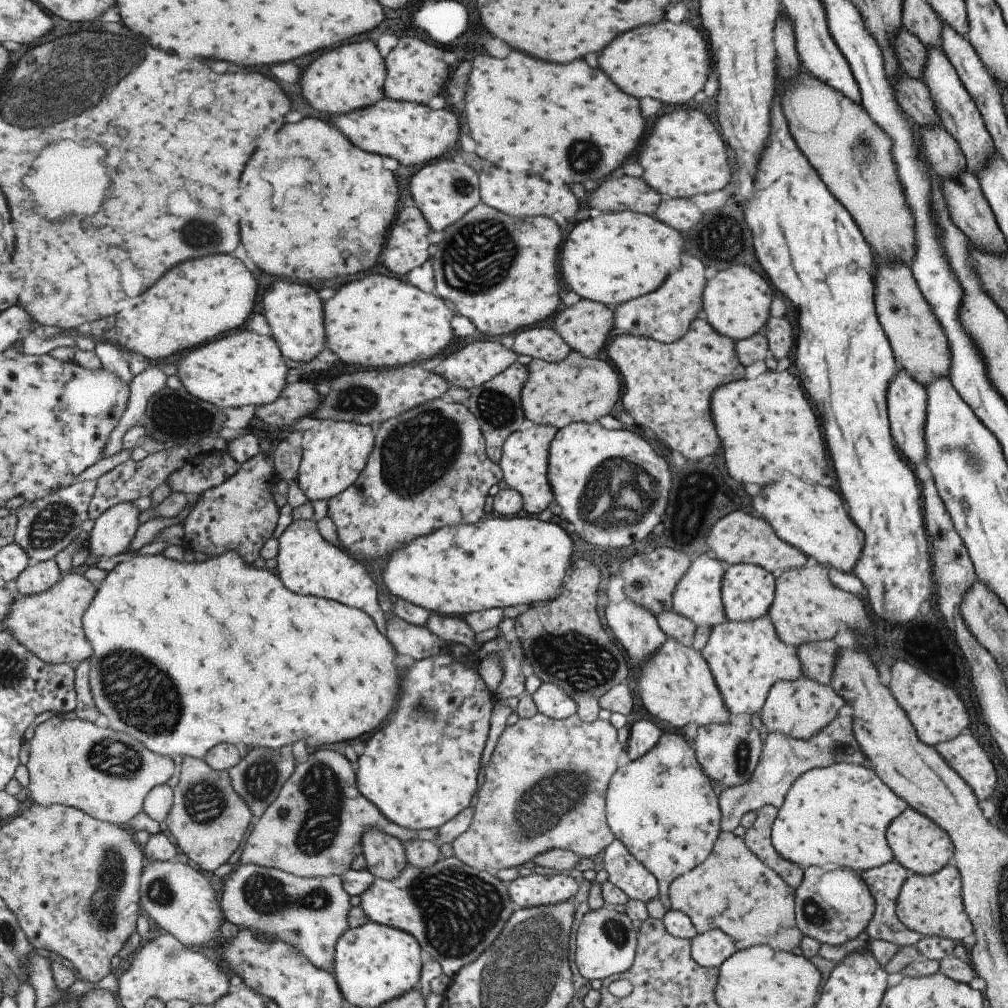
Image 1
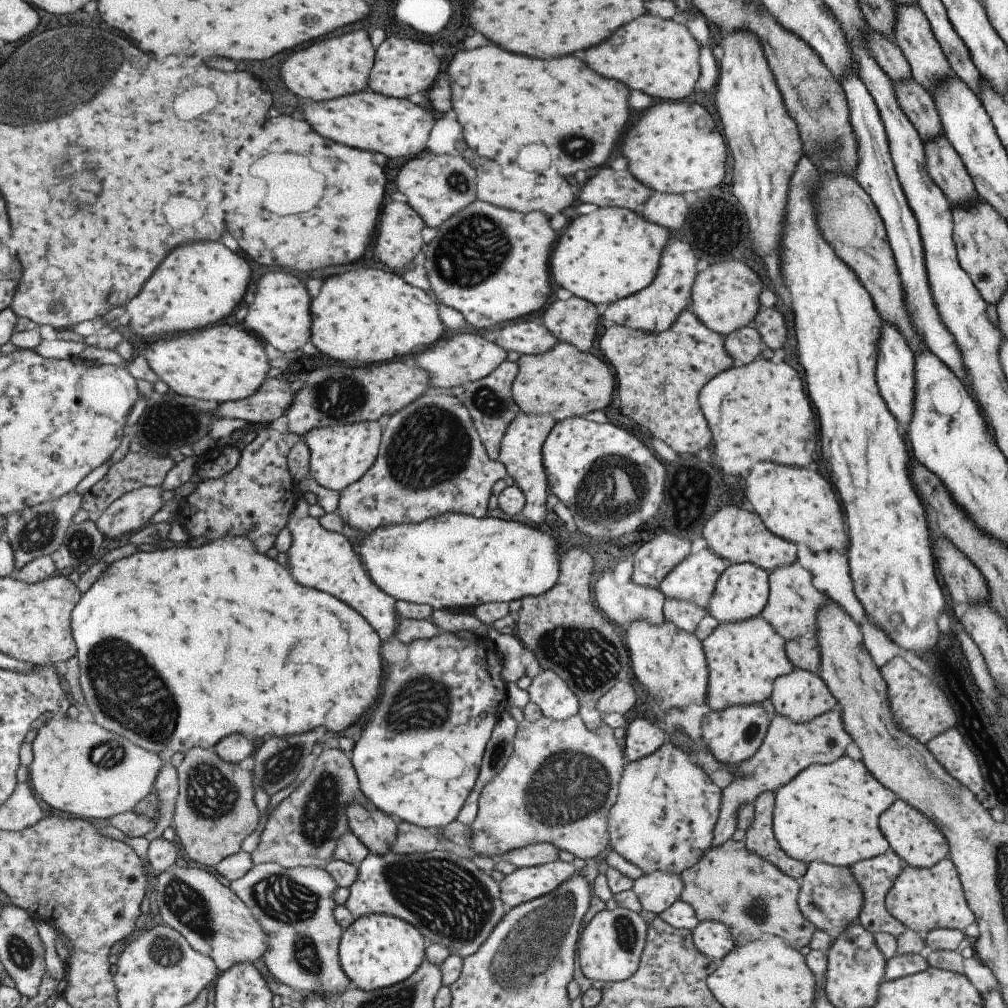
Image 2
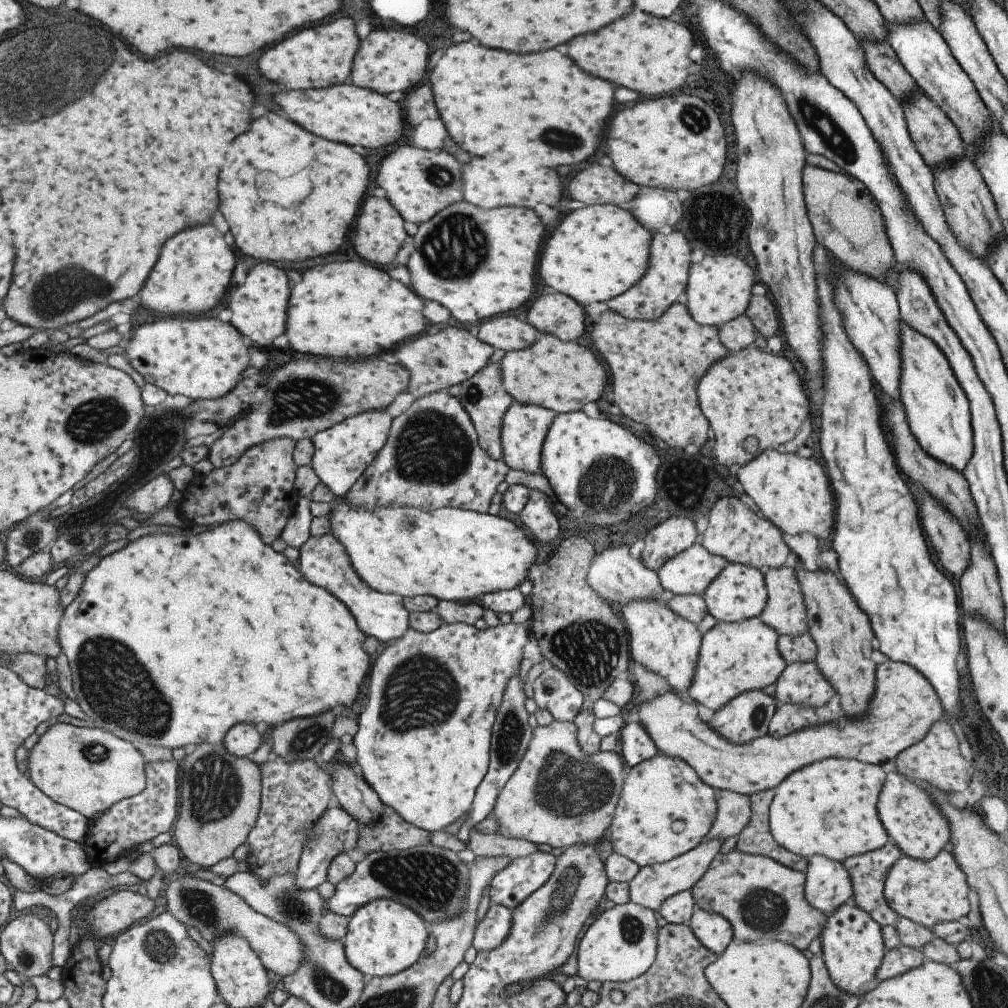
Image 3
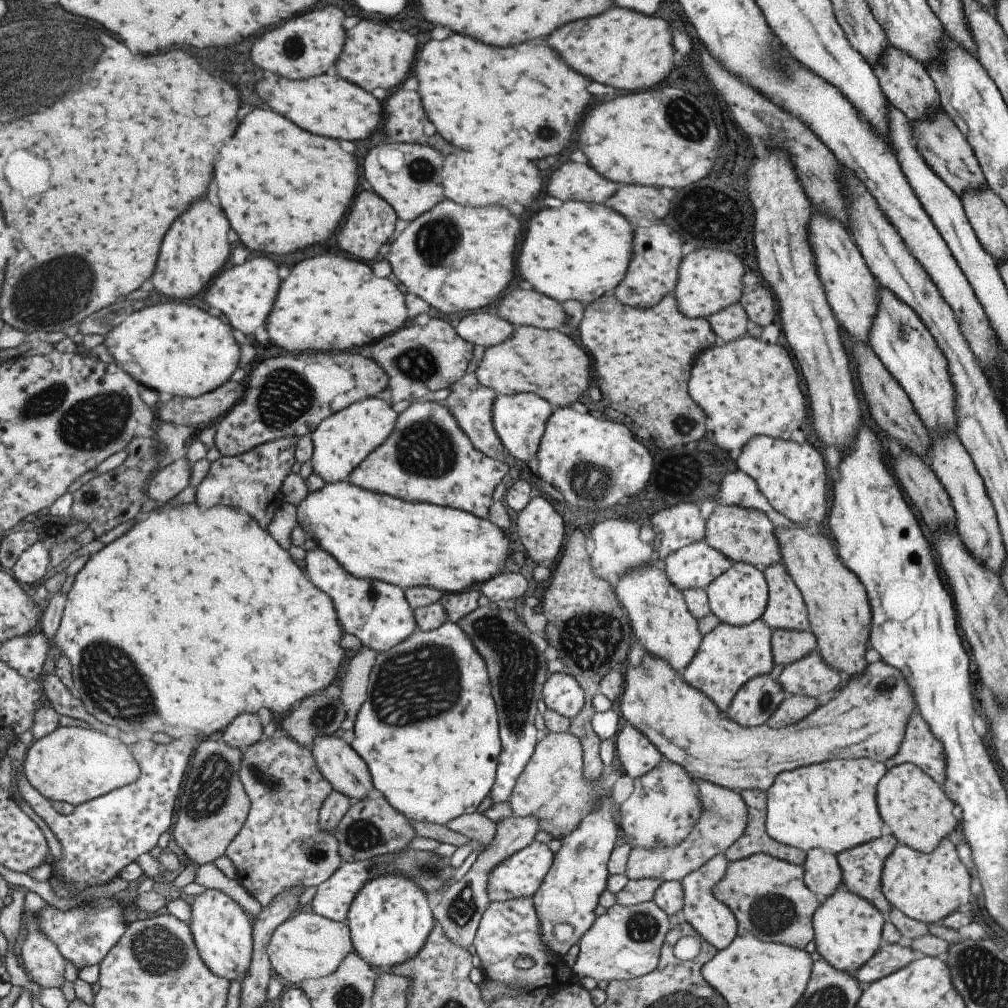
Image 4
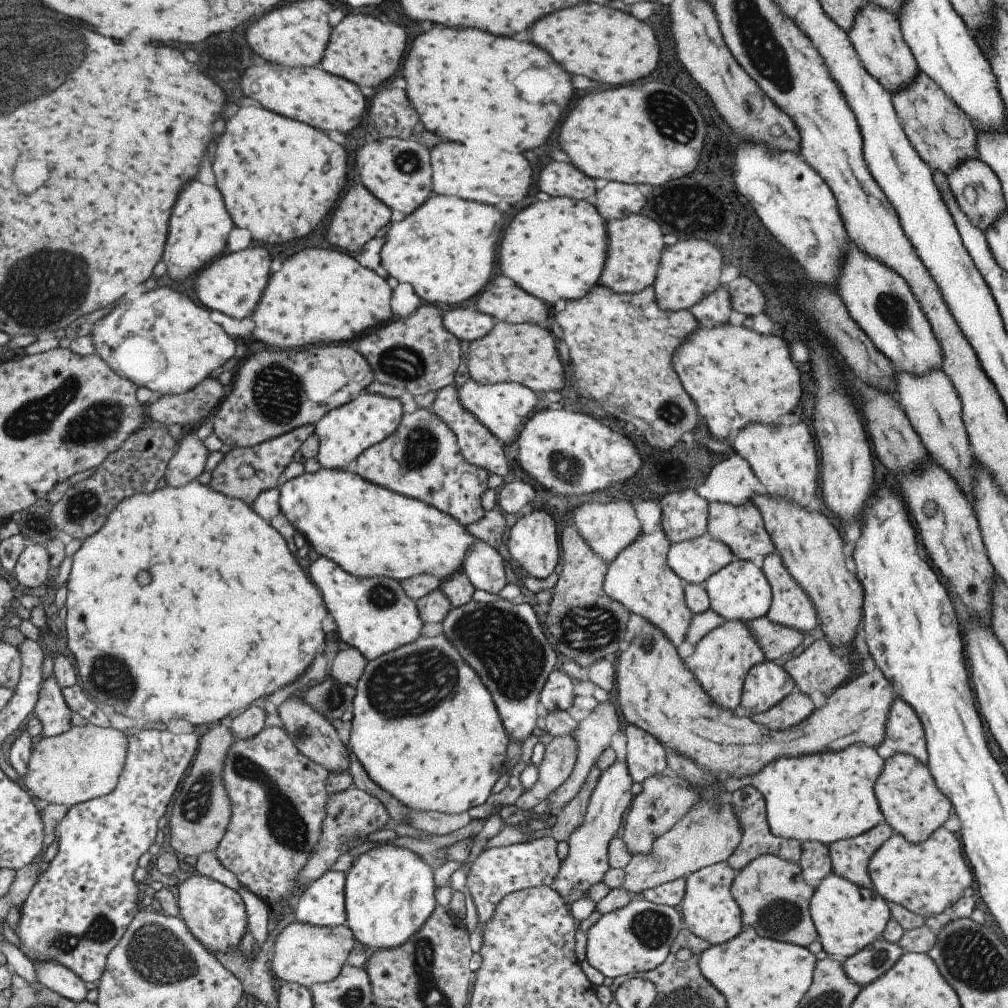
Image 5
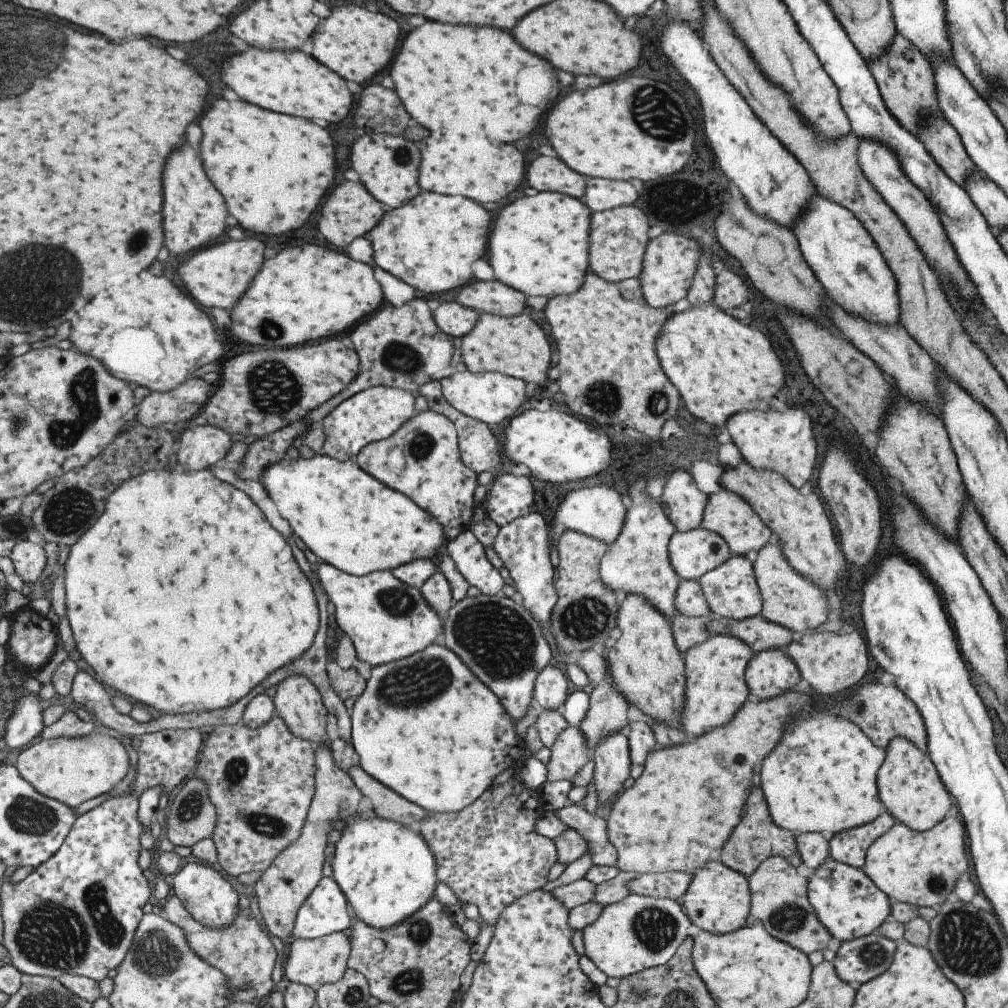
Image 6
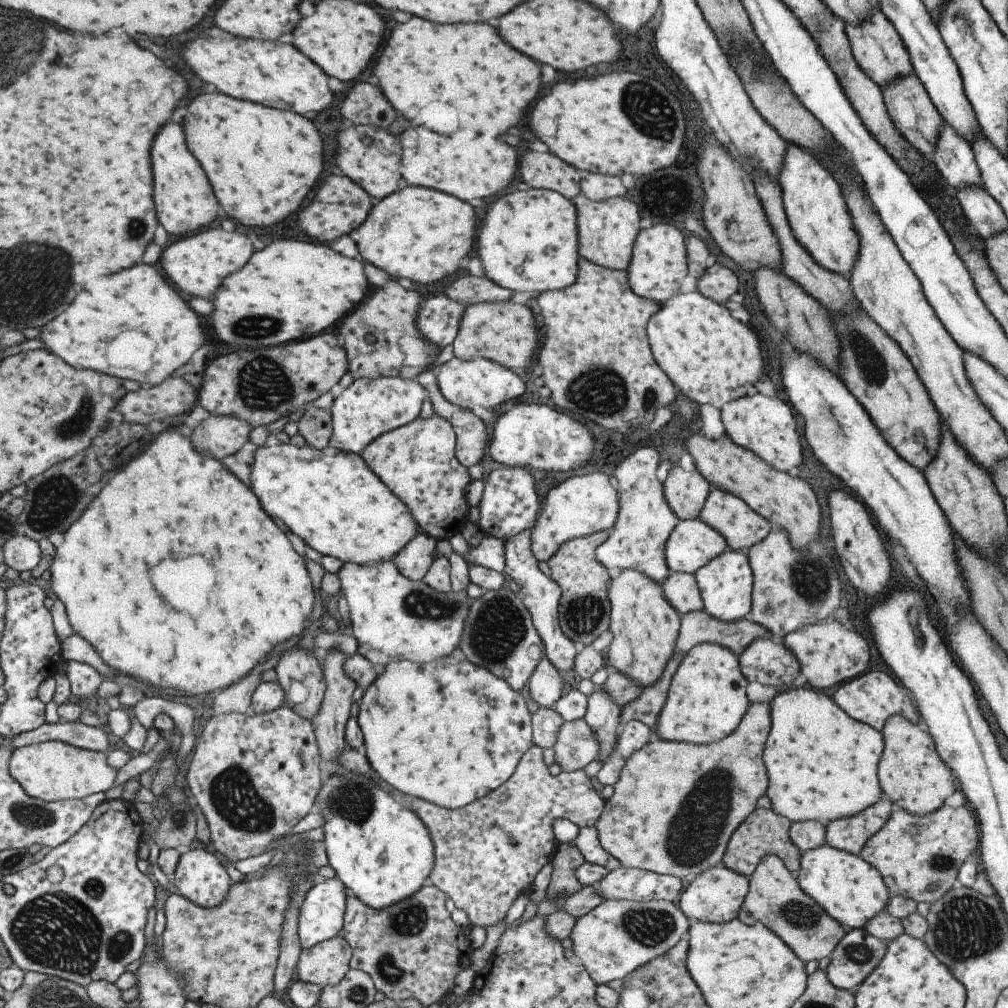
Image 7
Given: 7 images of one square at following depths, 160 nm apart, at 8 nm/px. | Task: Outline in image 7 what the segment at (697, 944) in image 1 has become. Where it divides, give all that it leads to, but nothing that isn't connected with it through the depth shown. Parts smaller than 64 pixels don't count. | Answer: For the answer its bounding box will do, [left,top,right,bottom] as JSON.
[677,864,748,923]

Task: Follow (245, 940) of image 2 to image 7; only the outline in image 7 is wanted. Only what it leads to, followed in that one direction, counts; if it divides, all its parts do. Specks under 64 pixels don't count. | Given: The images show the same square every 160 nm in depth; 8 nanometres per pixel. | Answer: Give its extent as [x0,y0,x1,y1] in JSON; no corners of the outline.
[295,938,350,987]

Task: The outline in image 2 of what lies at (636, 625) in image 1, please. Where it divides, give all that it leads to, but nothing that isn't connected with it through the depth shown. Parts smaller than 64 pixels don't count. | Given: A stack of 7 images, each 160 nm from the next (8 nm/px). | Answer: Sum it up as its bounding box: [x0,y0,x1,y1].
[593,568,665,629]

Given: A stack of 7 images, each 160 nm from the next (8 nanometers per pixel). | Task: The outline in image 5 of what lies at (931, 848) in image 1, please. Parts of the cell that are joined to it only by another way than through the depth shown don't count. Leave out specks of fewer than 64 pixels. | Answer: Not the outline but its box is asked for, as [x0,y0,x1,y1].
[874,754,949,843]

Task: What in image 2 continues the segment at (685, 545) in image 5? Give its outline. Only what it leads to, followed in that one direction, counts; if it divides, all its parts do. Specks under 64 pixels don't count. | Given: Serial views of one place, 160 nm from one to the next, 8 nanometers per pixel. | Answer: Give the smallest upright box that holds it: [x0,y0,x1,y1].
[657,550,730,610]

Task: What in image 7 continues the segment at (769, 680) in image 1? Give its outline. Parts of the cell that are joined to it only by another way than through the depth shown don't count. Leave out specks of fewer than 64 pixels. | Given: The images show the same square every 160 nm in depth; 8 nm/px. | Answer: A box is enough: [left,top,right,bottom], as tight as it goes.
[654,643,747,744]

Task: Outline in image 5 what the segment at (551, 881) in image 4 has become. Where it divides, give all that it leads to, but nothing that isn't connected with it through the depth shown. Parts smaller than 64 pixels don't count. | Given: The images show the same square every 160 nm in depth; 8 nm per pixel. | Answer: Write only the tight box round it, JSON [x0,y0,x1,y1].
[551,760,632,906]

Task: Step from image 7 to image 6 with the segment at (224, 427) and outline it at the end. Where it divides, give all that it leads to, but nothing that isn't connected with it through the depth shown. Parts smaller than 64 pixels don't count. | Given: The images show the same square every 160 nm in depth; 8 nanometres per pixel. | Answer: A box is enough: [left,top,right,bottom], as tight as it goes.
[176,425,233,473]

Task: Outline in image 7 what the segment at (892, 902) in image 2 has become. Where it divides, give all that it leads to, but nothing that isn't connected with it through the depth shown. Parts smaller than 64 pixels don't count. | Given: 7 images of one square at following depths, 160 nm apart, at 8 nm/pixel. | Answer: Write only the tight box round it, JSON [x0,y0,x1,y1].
[858,806,977,905]

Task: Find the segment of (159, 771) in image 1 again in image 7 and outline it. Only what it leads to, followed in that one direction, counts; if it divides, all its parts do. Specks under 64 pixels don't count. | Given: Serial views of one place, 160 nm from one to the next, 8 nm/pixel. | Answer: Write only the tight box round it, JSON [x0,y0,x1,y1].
[8,741,117,802]

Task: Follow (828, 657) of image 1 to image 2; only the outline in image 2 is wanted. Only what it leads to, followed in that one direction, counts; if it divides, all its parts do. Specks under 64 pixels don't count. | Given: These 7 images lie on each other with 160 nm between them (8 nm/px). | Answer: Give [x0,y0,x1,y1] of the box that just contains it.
[784,636,819,672]

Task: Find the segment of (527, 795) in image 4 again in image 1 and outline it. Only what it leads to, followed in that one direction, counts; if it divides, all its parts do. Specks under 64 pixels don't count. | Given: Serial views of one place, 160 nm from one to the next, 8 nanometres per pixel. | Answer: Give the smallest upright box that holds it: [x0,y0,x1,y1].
[451,712,622,875]

